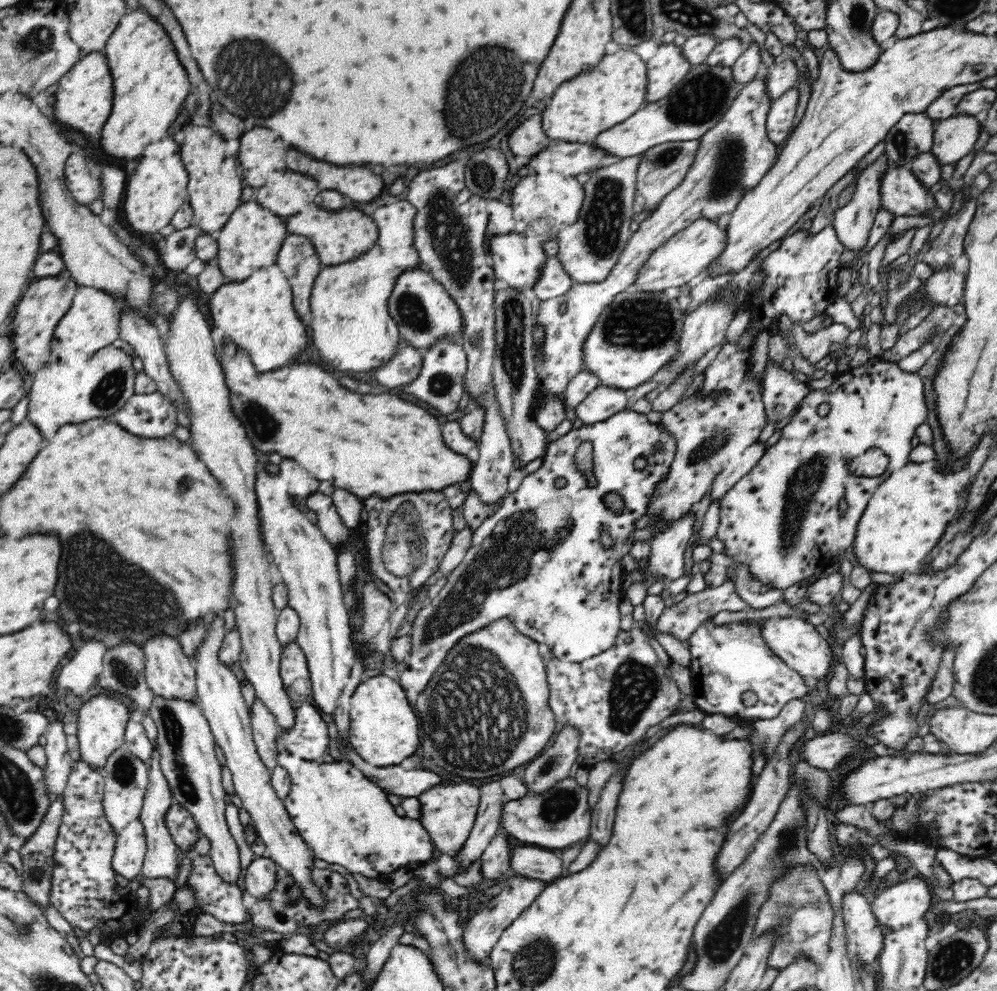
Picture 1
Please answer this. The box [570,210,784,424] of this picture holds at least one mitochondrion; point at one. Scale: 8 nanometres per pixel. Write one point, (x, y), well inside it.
(643, 323)

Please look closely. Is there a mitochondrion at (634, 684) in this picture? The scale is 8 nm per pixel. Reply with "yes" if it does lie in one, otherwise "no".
yes

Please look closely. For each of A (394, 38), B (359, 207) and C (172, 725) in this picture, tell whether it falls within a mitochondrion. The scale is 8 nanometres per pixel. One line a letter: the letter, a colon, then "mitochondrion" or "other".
A: other
B: other
C: mitochondrion

